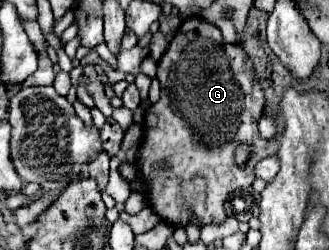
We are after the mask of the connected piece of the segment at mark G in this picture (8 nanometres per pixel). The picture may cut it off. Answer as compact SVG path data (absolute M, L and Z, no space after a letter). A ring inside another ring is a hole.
M199 16L187 18L177 28L173 40L169 42L167 52L159 60L157 80L161 82L161 100L147 110L145 116L145 138L139 148L139 176L147 182L147 198L151 208L173 226L189 224L191 218L201 226L219 224L227 218L223 204L227 194L231 194L239 184L253 184L255 170L253 164L277 152L277 144L273 140L265 140L259 136L259 118L265 106L265 94L261 90L259 78L255 76L255 68L251 58L243 52L241 46L223 42L221 30ZM239 142L249 142L255 148L255 154L249 160L247 170L239 170L233 162L235 148ZM157 162L169 162L169 174L153 174L153 166ZM175 188L181 188L181 200L175 202Z

